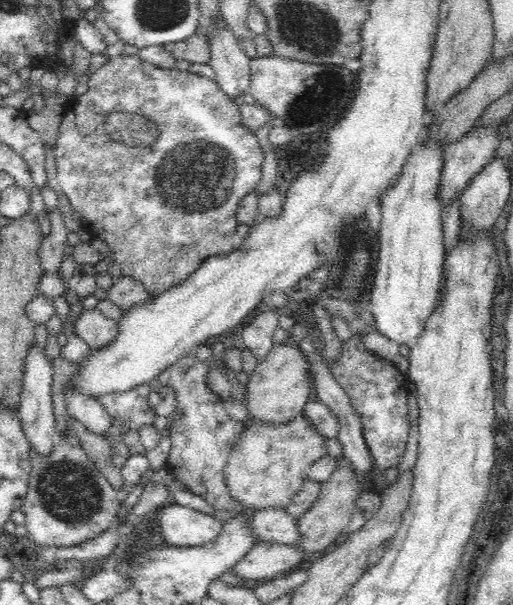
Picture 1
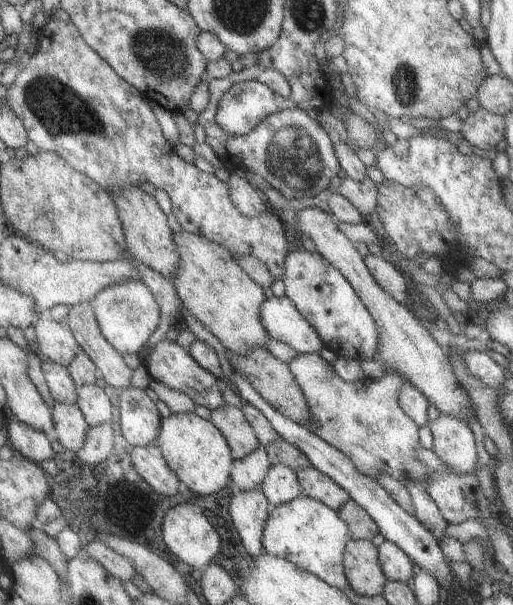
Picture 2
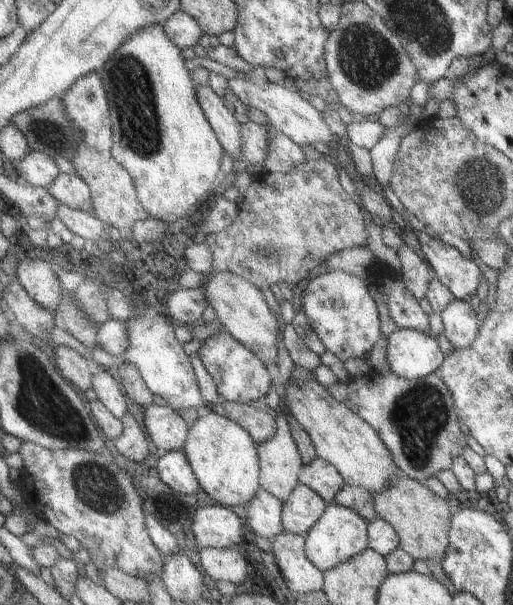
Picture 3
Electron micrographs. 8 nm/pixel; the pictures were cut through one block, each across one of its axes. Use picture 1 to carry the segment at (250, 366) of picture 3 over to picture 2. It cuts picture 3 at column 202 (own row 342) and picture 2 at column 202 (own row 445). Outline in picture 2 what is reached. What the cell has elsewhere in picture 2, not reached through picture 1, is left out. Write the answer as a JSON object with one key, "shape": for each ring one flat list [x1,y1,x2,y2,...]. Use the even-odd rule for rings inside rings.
{"shape":[[163,340,156,343,147,354,144,366,152,380,159,382,166,388,183,392,195,406,200,405,209,411,224,406,221,390,217,386,219,378,210,374,204,367,199,366,188,354,188,351,181,348,176,342]]}

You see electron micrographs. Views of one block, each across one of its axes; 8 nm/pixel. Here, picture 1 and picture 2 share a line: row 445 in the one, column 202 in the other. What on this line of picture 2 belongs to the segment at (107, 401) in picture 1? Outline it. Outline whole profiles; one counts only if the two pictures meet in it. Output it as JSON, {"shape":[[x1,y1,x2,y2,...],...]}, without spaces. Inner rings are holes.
{"shape":[[256,65,243,68,239,72,229,72,225,78,209,79,209,100,203,111,198,114,198,122,205,129,205,143,223,162,229,160,231,164,239,166,243,163,243,168,259,174,274,190,277,190,286,198,316,197,318,194,324,194,328,189,331,178,337,175,340,169,338,160,335,157,332,138,323,130,313,116,308,116,302,109,282,109,265,116,255,128,245,135,233,135,225,132,215,123,215,114,218,108,221,96,232,88,235,84,246,81,254,81,263,84,270,92,285,98,290,94,290,87,287,80,279,73,270,69,261,69]]}

